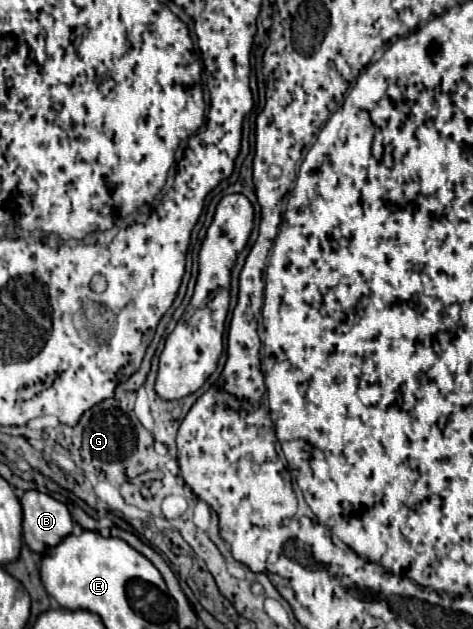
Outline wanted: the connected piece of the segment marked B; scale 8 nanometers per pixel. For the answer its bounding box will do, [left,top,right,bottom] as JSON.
[20,491,72,555]

